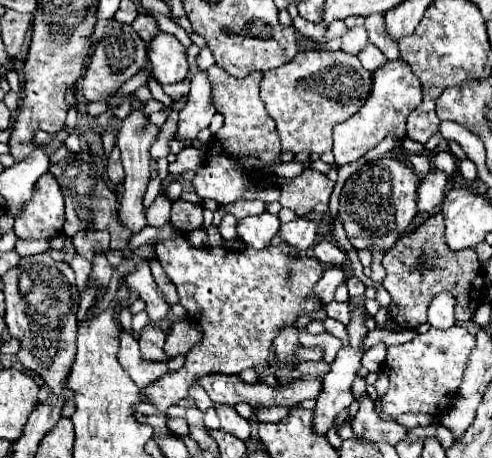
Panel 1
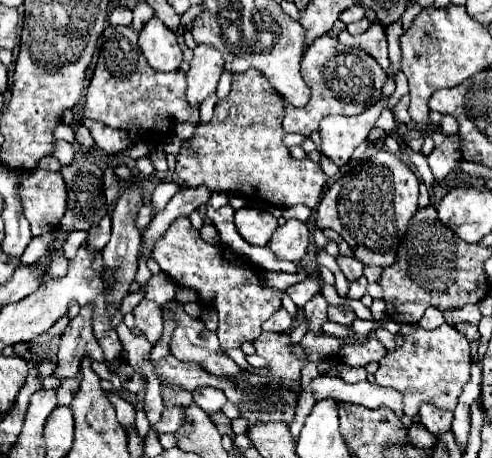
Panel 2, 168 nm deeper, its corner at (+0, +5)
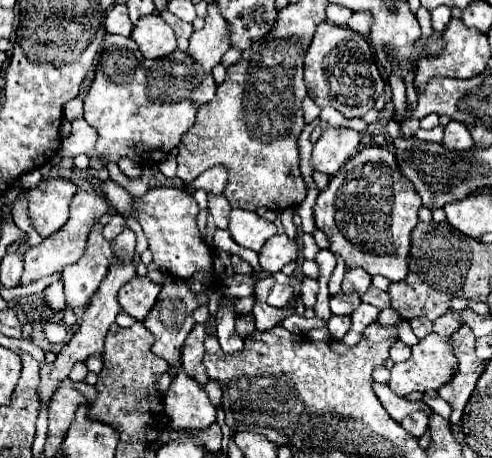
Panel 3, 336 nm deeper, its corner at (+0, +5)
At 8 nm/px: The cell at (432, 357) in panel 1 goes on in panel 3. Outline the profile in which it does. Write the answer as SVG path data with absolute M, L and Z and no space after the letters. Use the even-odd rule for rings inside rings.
M435 333L427 335L425 339L421 339L411 353L411 359L405 363L395 363L391 367L391 379L389 379L389 387L397 393L397 395L409 395L413 391L425 393L425 391L437 391L443 383L447 383L451 379L451 375L457 371L455 369L455 355L453 355L453 345L449 337L439 337Z

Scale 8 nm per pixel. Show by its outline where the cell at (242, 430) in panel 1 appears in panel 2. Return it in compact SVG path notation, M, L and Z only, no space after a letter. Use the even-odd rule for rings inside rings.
M203 387L199 391L193 393L195 403L199 403L207 413L219 413L223 409L223 405L227 403L225 393L221 393L219 389L213 387Z

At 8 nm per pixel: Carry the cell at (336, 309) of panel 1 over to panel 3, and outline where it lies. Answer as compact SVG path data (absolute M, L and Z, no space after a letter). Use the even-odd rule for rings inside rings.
M333 315L333 317L329 319L329 323L327 323L327 329L329 329L331 337L337 339L337 341L343 339L343 335L349 331L349 327L351 327L351 317L339 317L339 315Z

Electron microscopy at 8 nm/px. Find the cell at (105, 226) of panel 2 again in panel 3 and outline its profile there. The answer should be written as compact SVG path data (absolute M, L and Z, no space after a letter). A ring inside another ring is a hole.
M111 215L111 217L109 217L109 223L107 223L105 229L103 229L103 235L107 237L107 241L111 241L111 239L117 237L125 227L127 227L127 223L125 223L125 219L123 219L121 215Z

